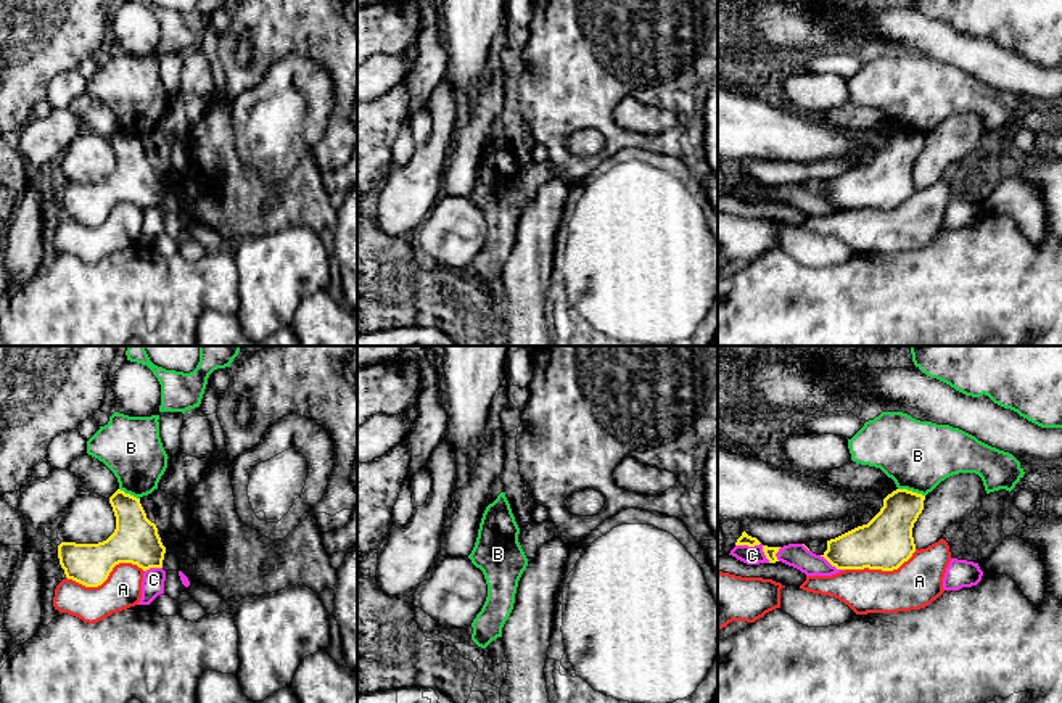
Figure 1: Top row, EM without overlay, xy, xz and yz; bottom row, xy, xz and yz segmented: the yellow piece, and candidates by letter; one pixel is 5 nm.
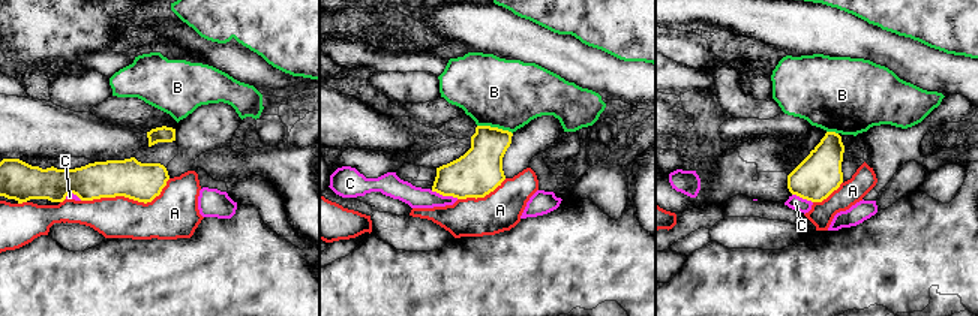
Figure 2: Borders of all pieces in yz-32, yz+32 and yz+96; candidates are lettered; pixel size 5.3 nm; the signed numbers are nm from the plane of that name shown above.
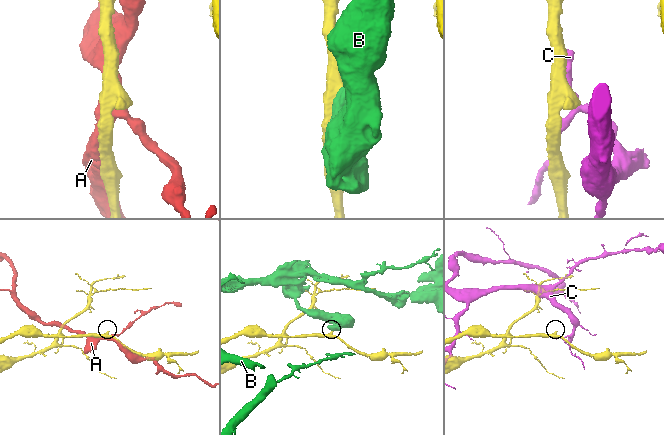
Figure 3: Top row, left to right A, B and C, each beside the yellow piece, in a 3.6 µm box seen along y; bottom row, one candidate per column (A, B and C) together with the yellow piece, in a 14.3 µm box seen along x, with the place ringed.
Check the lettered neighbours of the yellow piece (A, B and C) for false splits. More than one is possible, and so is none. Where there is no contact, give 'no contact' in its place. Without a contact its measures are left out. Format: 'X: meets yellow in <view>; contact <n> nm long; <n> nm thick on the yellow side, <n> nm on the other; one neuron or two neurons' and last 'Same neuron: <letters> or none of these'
A: meets yellow in xy; contact 400 nm long; 240 nm thick on the yellow side, 190 nm on the other; two neurons
B: meets yellow in yz; contact 140 nm long; 240 nm thick on the yellow side, 360 nm on the other; two neurons
C: meets yellow in yz; contact 200 nm long; 60 nm thick on the yellow side, 100 nm on the other; two neurons
Same neuron: none of these

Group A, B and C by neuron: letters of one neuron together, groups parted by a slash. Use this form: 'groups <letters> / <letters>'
groups A / B / C

